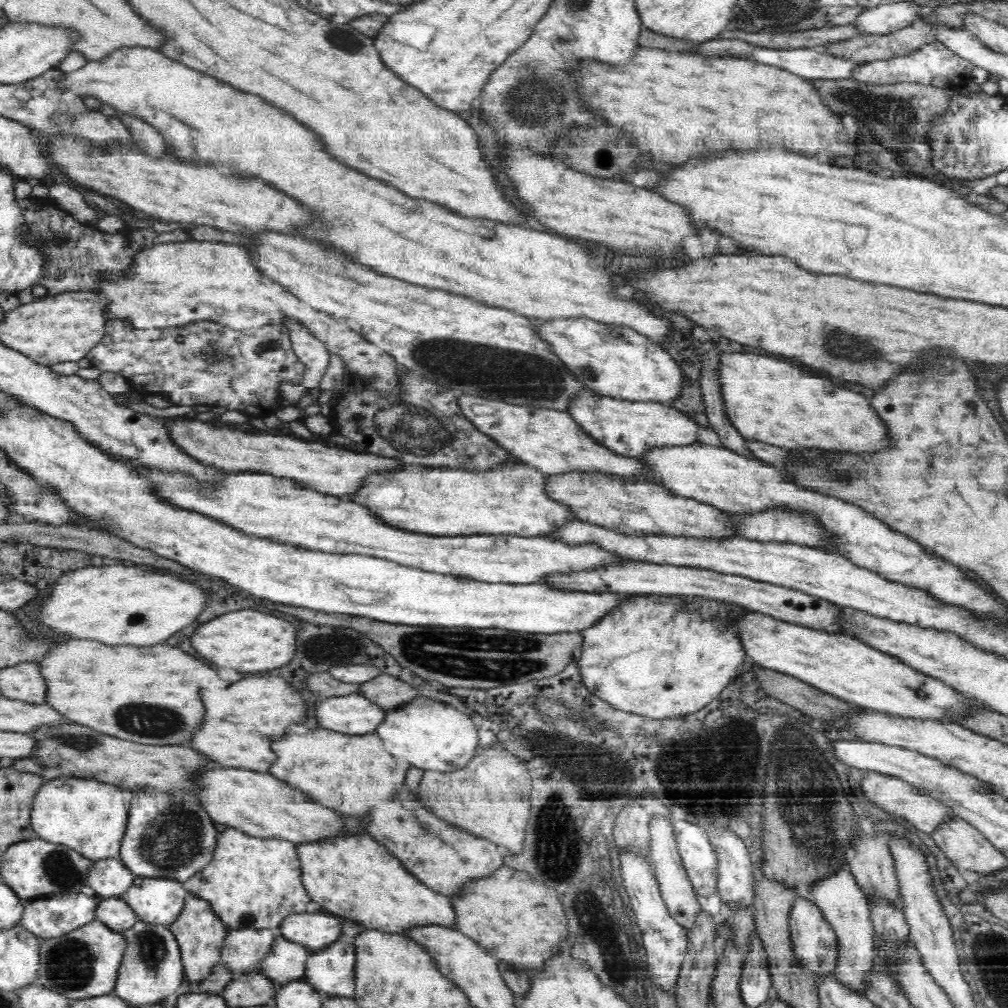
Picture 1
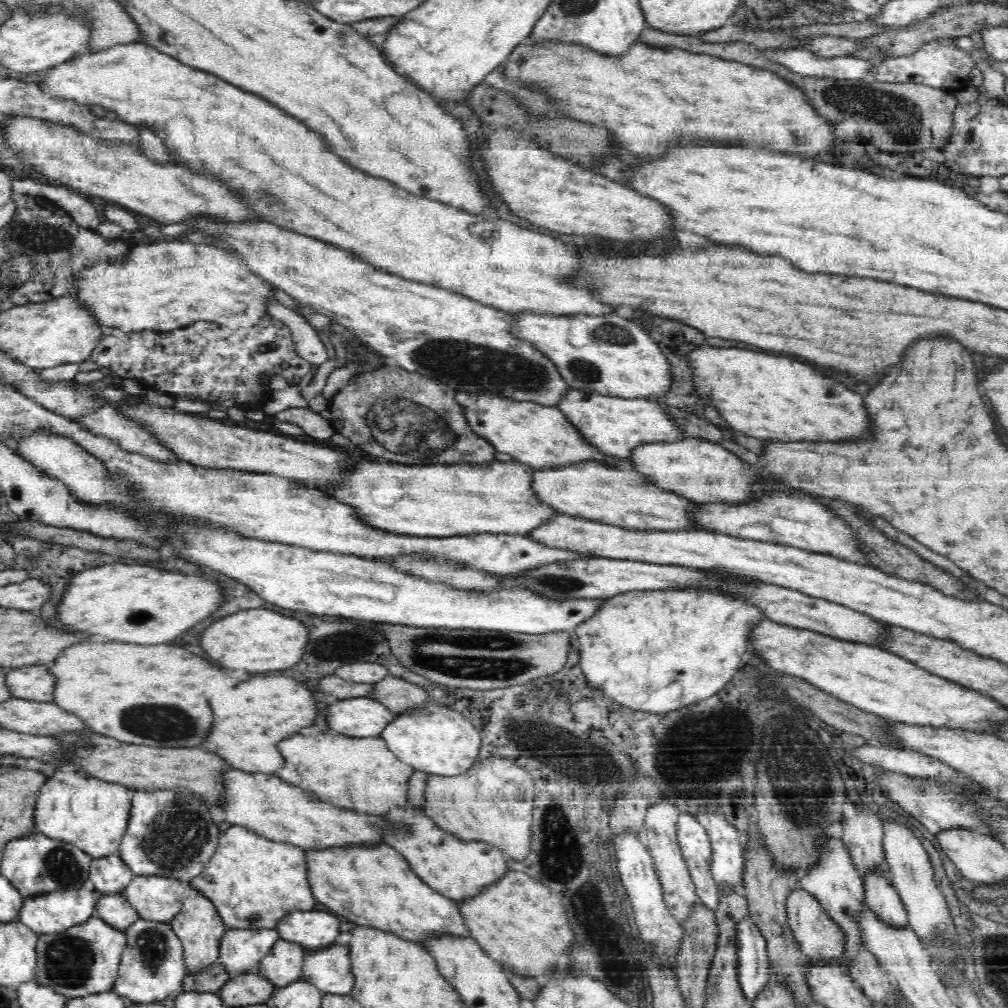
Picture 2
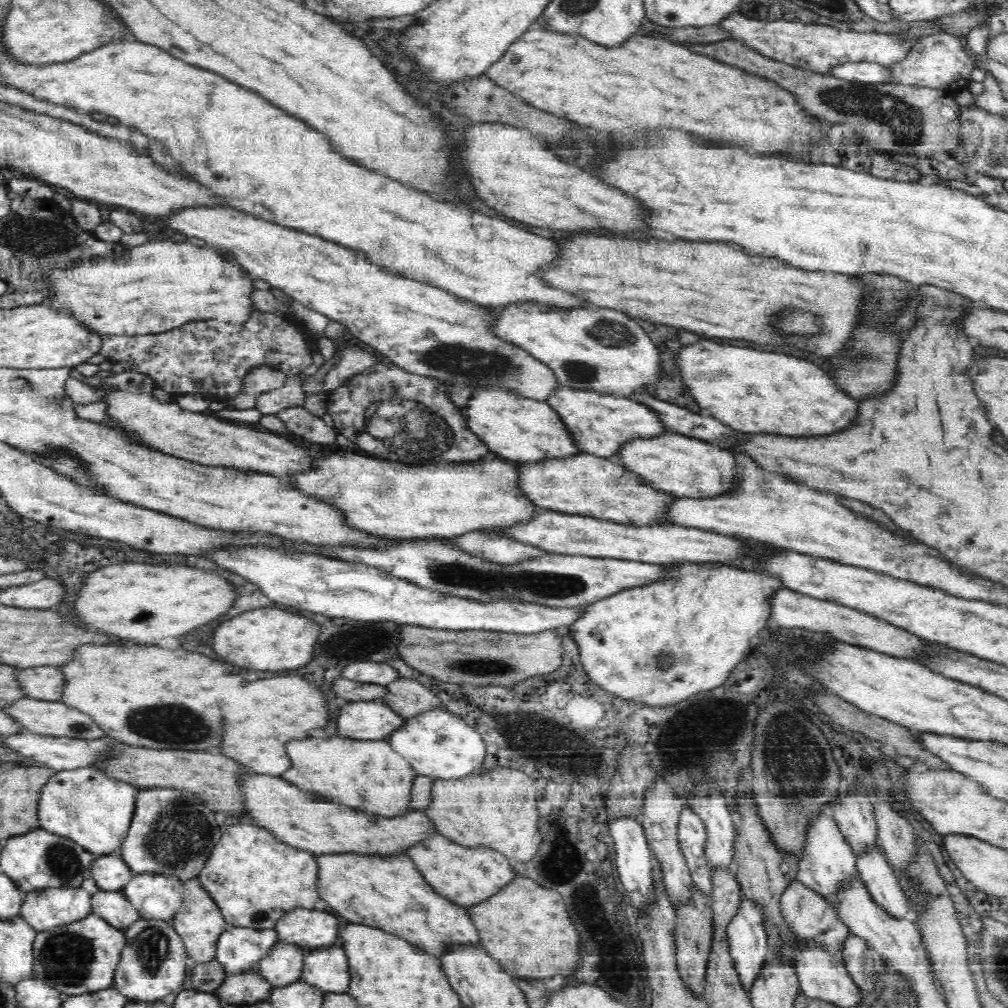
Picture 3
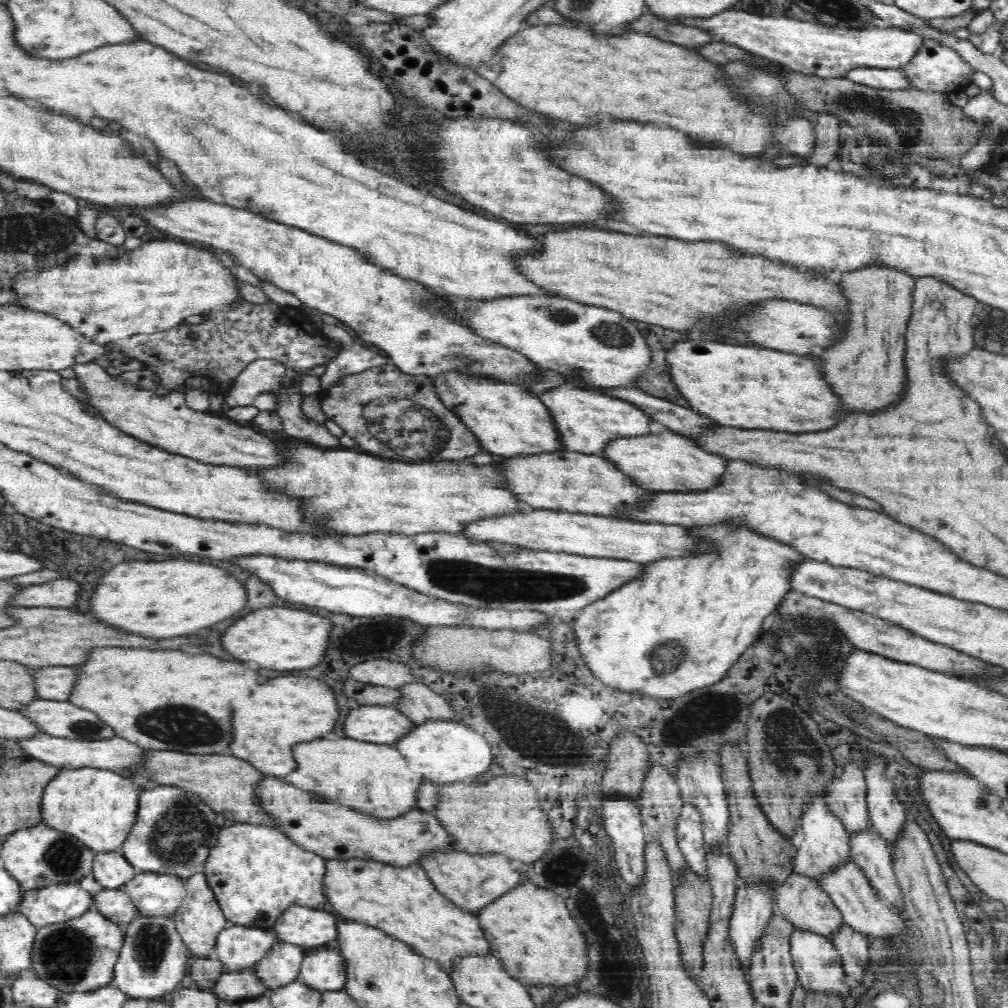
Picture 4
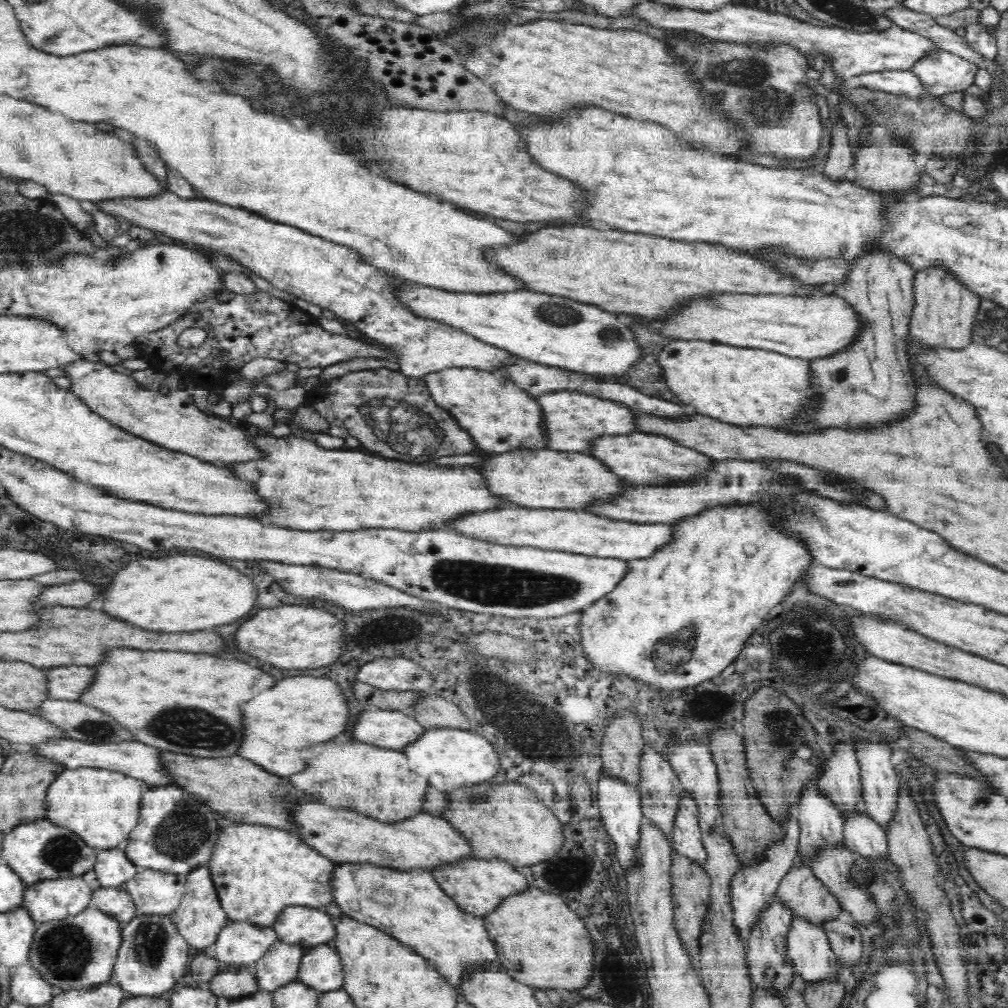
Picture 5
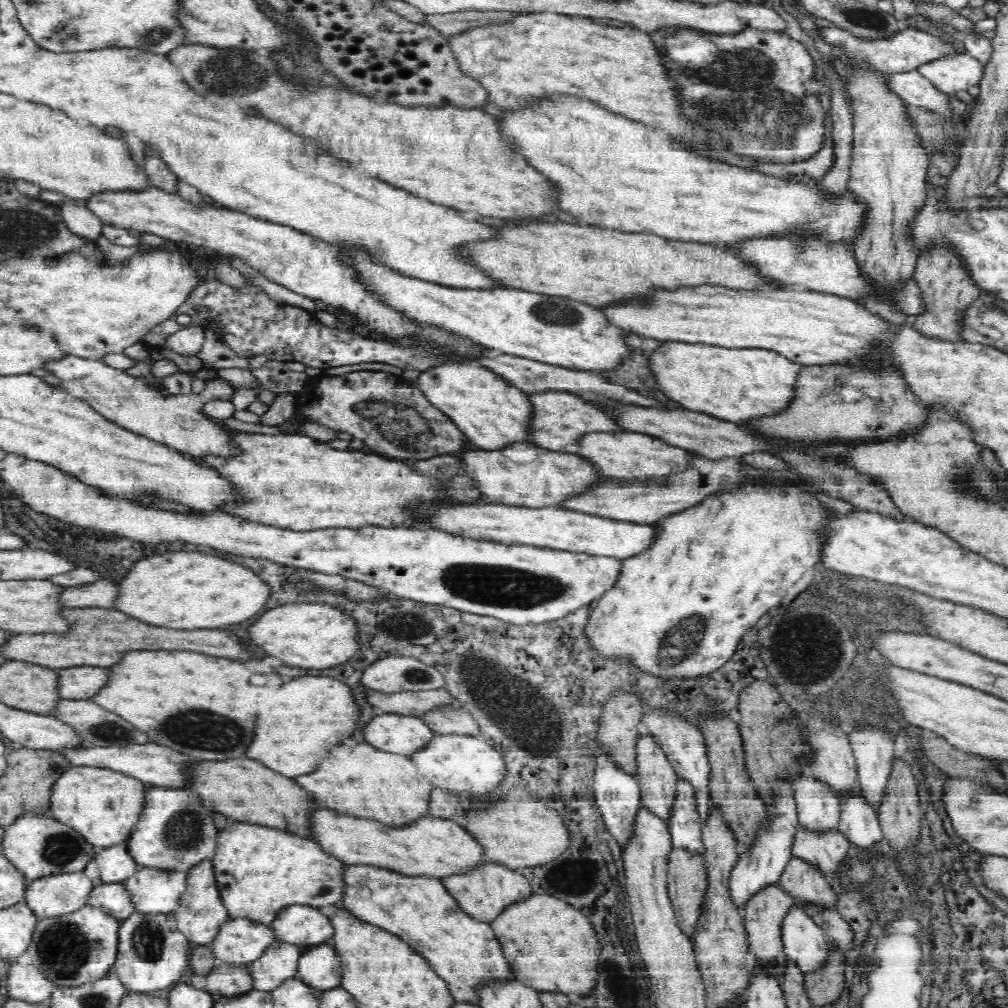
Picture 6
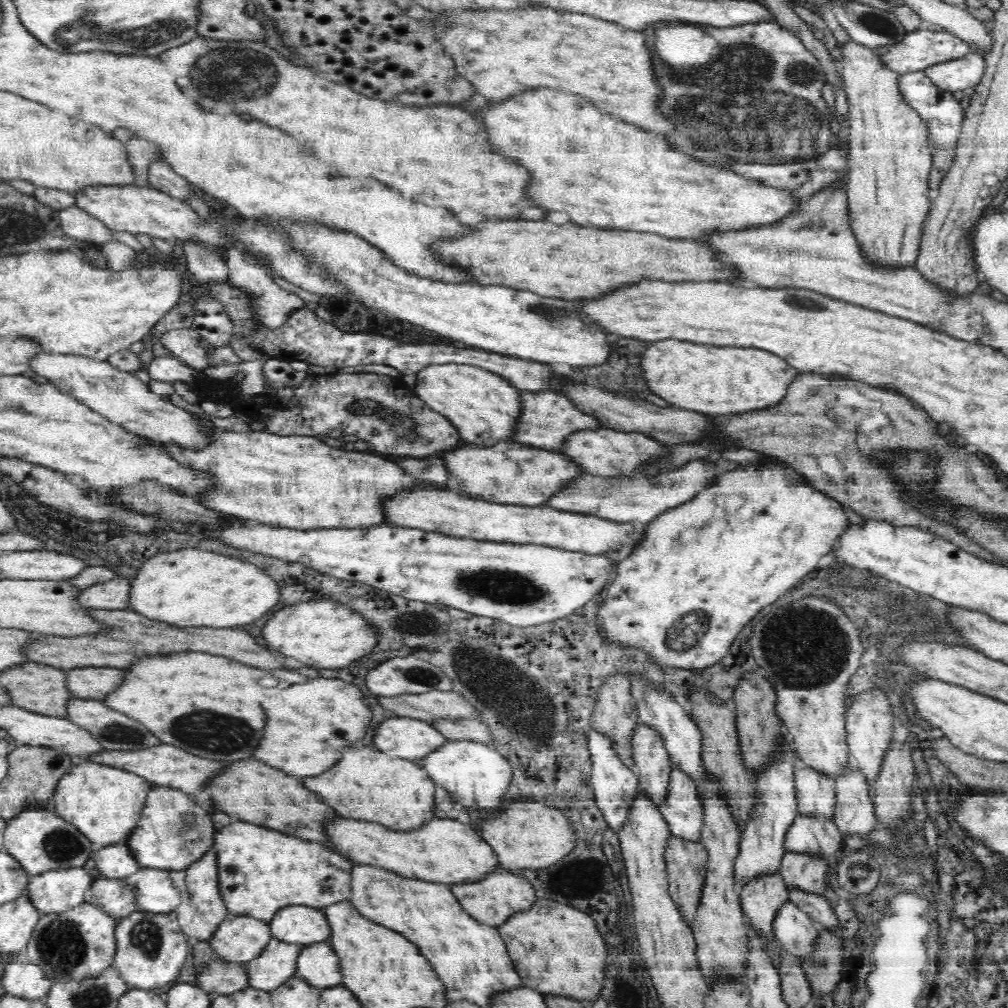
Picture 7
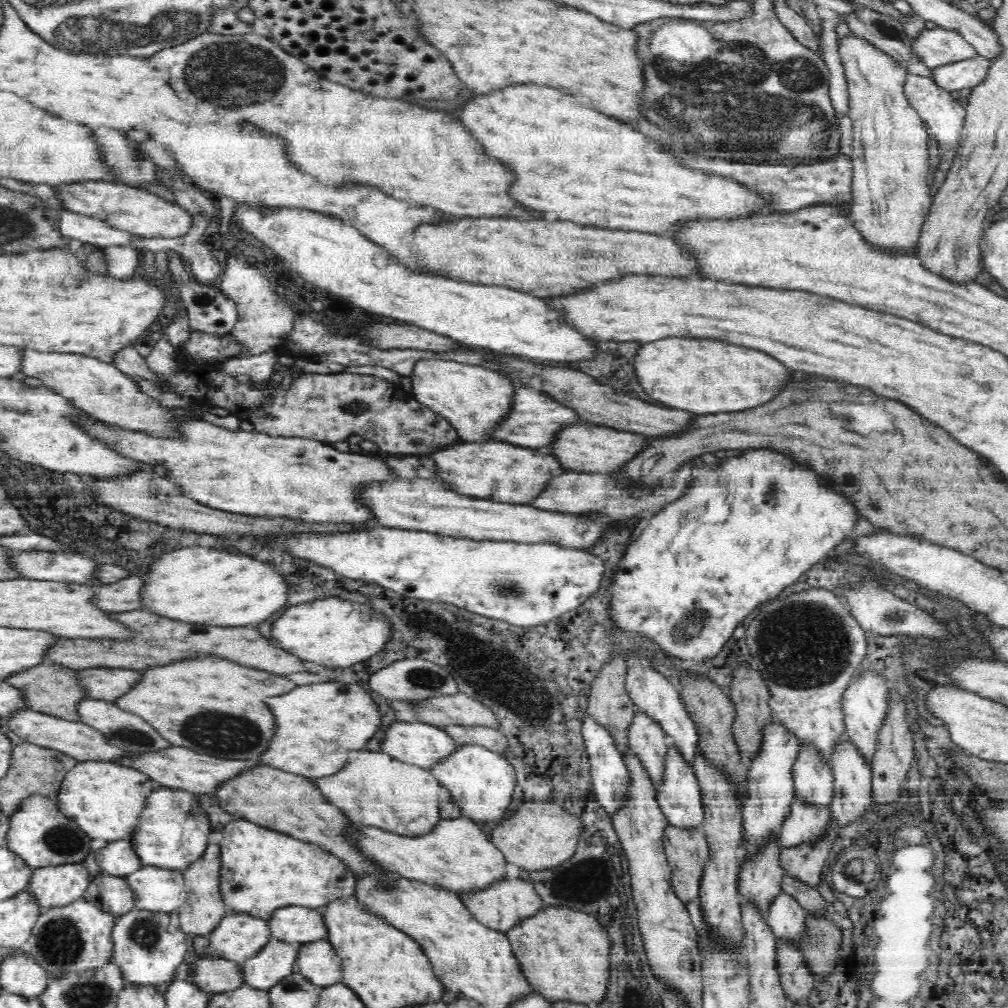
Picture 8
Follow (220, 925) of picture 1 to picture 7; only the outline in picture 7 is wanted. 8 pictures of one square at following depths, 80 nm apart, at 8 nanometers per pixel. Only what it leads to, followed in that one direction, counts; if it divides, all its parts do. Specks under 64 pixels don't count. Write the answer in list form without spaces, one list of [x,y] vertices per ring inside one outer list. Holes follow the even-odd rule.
[[[214,848],[210,852],[207,851],[205,856],[190,864],[185,870],[185,883],[187,884],[186,889],[188,889],[190,908],[192,908],[193,914],[182,921],[179,919],[179,926],[189,939],[207,940],[229,916],[227,906],[221,897],[218,854]]]

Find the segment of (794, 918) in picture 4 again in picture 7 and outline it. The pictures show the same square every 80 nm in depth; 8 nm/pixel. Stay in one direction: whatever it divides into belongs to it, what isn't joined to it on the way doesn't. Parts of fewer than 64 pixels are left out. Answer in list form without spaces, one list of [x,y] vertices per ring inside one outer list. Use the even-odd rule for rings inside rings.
[[[784,850],[779,870],[785,883],[822,895],[825,892],[825,872],[828,867],[824,853],[812,854]]]

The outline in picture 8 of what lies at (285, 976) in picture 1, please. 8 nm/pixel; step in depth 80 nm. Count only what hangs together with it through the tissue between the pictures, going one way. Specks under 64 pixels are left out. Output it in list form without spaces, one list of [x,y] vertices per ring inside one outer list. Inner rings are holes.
[[[272,937],[256,954],[241,963],[244,985],[268,990],[280,978],[296,970],[295,962],[301,943],[291,943]]]

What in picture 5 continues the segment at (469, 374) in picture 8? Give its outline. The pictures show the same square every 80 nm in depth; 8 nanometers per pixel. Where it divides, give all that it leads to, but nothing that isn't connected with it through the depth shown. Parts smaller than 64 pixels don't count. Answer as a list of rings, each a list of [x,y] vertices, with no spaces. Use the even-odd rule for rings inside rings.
[[[451,367],[426,374],[421,379],[432,401],[466,431],[479,451],[500,453],[518,446],[544,447],[538,404],[524,390],[514,386],[501,370]]]

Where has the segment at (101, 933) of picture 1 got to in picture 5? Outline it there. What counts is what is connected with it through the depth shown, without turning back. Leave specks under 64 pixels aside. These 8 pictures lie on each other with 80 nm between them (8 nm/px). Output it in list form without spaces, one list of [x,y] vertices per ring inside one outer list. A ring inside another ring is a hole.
[[[86,907],[78,914],[38,924],[30,948],[30,962],[53,986],[62,990],[92,986],[111,978],[120,948],[123,925],[96,907]]]

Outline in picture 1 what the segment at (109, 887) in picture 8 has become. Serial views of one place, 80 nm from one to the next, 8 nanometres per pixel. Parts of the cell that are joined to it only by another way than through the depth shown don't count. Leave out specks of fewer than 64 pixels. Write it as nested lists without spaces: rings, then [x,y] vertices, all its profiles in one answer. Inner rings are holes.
[[[121,896],[99,898],[95,919],[104,922],[110,929],[122,933],[138,920],[136,913]]]

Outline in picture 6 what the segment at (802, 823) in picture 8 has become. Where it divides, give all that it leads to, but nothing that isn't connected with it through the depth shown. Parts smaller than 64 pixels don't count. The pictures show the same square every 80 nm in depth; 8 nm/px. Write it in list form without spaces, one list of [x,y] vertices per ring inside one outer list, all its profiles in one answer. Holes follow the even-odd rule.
[[[798,824],[790,838],[791,855],[806,859],[812,864],[818,864],[828,876],[835,876],[834,872],[840,870],[841,863],[846,860],[850,841],[837,828],[810,828],[805,824]]]

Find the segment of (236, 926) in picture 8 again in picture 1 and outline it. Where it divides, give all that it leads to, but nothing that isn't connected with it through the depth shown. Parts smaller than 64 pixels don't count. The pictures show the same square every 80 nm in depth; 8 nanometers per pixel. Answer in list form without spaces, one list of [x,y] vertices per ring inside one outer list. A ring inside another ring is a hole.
[[[278,929],[229,930],[222,942],[220,962],[234,979],[242,974],[256,973],[259,962],[272,950],[272,944],[278,937]]]

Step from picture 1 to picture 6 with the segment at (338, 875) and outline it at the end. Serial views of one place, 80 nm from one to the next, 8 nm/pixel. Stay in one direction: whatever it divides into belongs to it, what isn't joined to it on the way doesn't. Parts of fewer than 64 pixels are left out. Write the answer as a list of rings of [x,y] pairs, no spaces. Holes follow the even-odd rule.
[[[349,865],[345,879],[347,891],[340,904],[410,943],[446,981],[455,1001],[480,1005],[482,988],[516,981],[494,928],[463,911],[443,881],[407,877],[372,865]]]

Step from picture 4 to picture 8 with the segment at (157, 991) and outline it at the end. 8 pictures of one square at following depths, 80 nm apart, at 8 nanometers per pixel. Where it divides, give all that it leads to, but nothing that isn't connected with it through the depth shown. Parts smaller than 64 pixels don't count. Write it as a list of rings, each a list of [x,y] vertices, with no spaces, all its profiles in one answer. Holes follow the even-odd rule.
[[[132,909],[117,916],[113,938],[111,962],[117,964],[125,974],[126,983],[160,984],[171,982],[176,968],[180,966],[186,954],[185,932],[181,930],[179,912],[160,913],[144,909]]]

